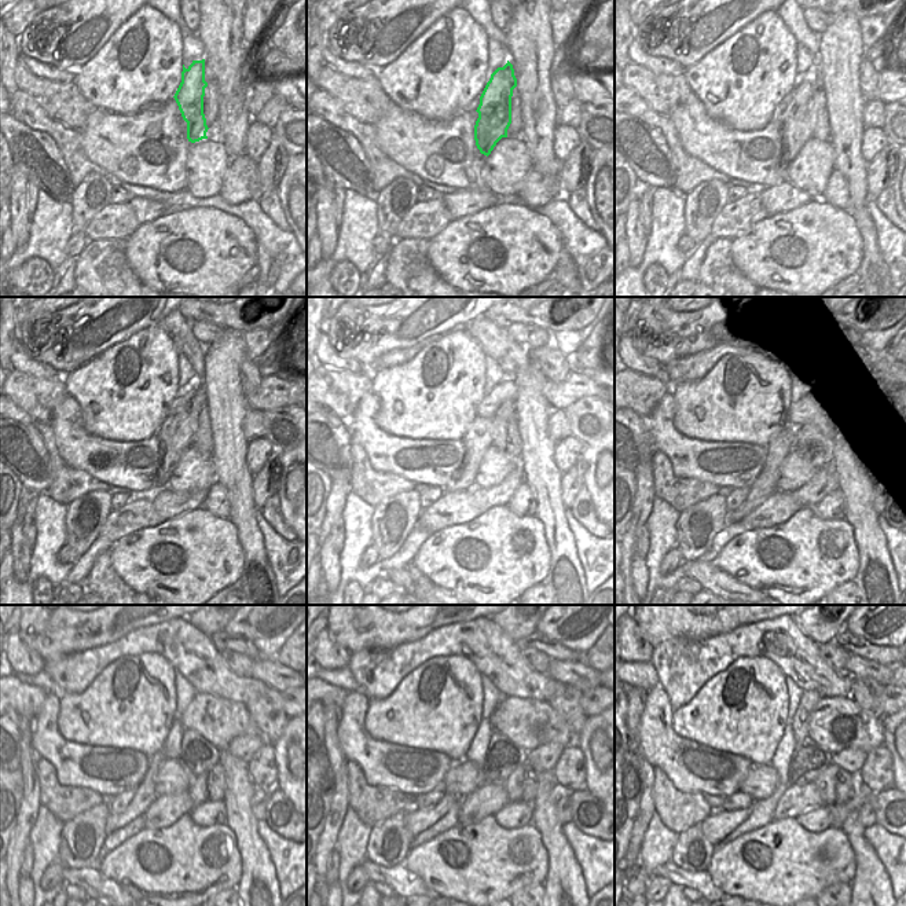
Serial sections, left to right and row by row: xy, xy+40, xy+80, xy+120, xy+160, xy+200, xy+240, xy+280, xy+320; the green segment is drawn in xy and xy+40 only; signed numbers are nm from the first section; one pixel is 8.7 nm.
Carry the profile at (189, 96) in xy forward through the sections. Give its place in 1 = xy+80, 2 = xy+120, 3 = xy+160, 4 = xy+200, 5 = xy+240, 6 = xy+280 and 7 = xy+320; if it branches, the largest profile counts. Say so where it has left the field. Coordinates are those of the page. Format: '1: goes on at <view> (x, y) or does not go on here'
1: goes on at xy+80 (796, 124)
2: goes on at xy+120 (175, 436)
3: goes on at xy+160 (480, 436)
4: goes on at xy+200 (782, 443)
5: goes on at xy+240 (145, 795)
6: goes on at xy+280 (417, 821)
7: goes on at xy+320 (721, 822)

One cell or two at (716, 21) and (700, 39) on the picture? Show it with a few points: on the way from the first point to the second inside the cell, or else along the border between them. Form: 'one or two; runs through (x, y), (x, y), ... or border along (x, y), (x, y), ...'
one; runs through (712, 25), (703, 35)

